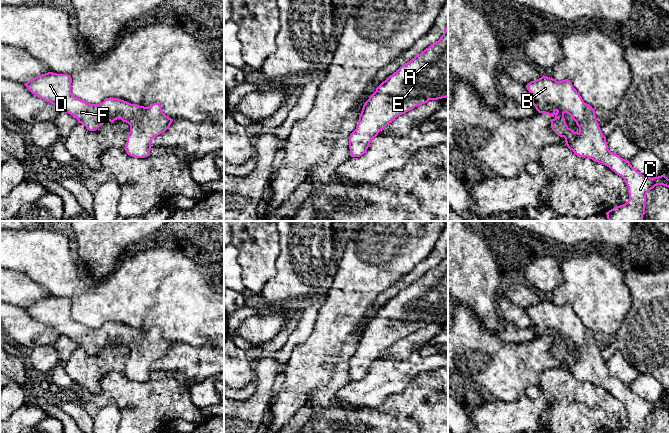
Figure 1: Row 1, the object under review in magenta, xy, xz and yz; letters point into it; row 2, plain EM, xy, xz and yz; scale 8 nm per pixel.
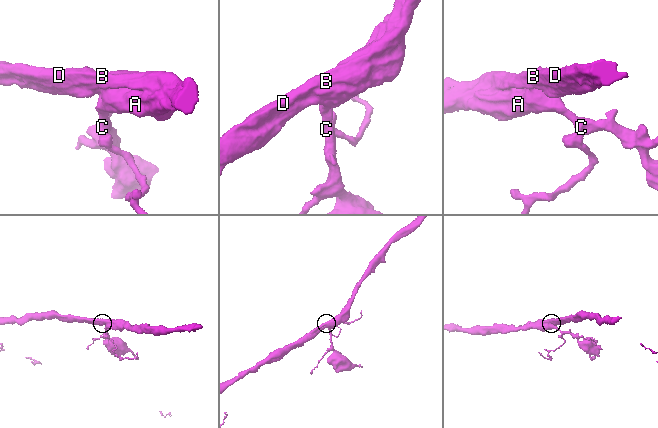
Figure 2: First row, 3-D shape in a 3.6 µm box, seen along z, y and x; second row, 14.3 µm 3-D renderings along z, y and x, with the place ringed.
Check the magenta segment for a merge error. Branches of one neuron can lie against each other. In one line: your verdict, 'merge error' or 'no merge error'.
no merge error

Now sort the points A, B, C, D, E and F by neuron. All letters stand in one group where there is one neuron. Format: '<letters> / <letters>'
A B C D E F

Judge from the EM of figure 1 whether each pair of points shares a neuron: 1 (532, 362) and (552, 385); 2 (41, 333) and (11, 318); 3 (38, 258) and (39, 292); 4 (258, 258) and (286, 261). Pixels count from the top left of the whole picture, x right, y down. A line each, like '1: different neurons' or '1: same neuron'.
1: different neurons
2: same neuron
3: different neurons
4: different neurons

